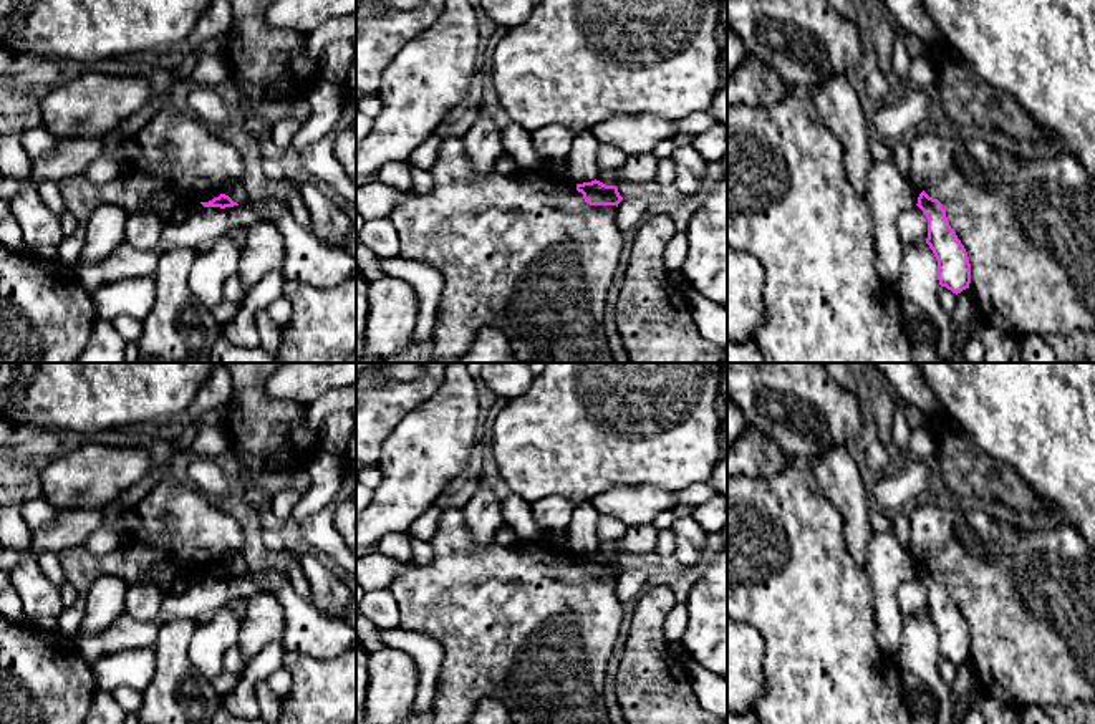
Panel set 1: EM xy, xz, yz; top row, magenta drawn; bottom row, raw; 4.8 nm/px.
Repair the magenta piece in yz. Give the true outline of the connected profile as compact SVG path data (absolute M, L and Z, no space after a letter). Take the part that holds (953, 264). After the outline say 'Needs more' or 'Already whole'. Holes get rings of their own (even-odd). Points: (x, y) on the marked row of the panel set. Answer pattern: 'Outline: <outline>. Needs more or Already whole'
Outline: M924 191L916 204L928 219L926 244L938 260L938 280L953 293L961 293L971 283L971 263L967 252L956 232L951 229L946 210L938 199L929 197Z. Already whole

